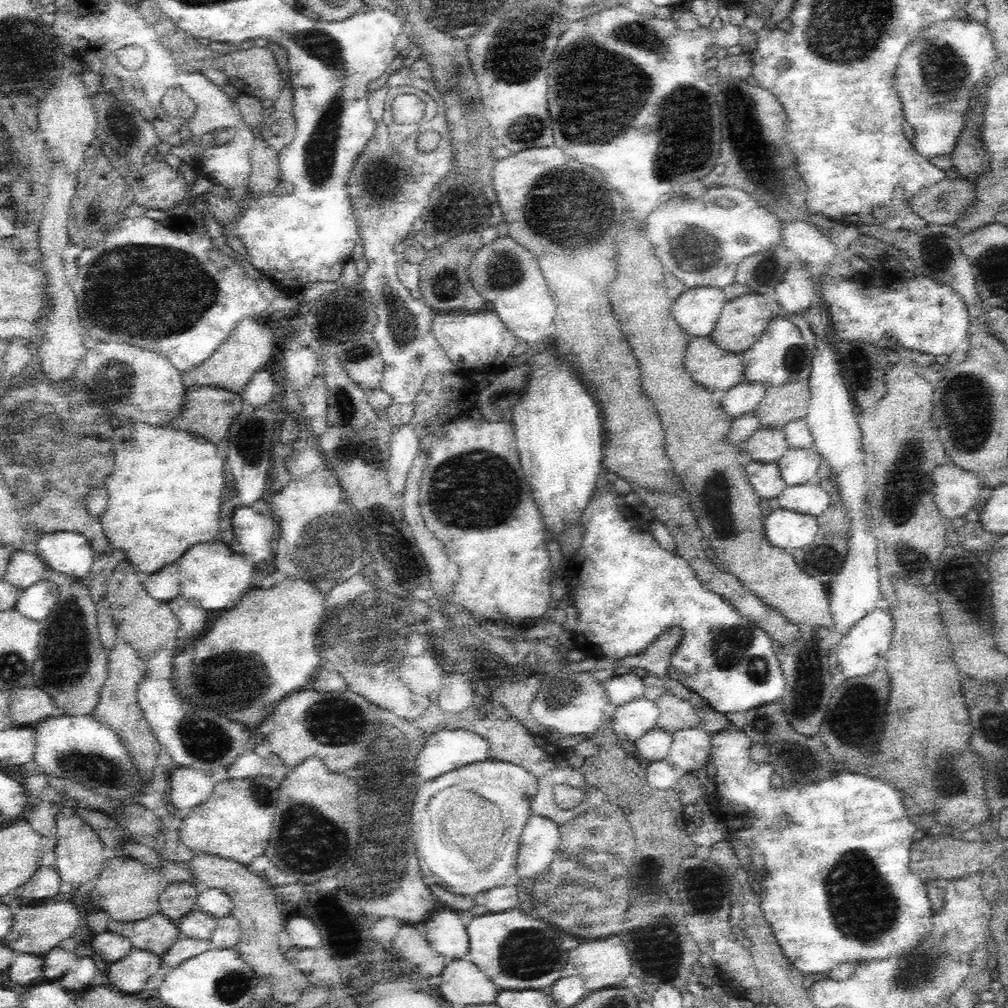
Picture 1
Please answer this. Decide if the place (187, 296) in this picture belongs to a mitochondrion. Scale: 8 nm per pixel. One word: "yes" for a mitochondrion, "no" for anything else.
yes

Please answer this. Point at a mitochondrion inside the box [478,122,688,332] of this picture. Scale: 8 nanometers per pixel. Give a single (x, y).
(559, 210)

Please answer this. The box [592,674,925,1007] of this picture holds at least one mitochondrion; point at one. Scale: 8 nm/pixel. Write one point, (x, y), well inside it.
(851, 912)

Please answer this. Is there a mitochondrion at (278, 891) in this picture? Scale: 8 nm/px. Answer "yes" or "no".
no

